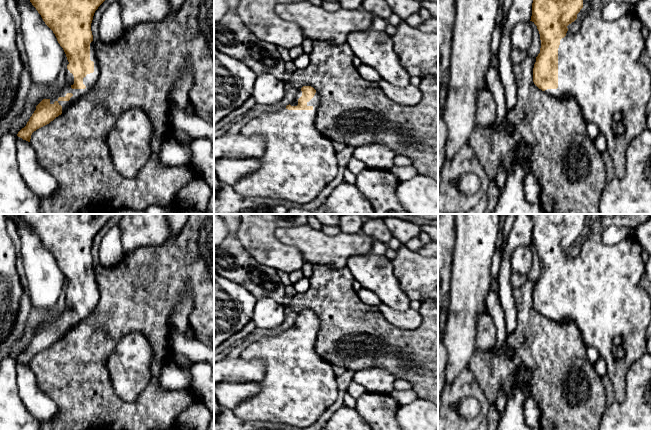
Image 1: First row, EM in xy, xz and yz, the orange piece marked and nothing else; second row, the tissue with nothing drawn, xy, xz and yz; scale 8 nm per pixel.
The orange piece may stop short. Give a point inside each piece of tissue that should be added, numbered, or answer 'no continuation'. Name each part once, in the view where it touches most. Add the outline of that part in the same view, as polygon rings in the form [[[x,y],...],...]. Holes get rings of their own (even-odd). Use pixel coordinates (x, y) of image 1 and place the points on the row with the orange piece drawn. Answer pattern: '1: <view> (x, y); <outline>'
1: xy (89, 81); [[[93,41],[90,43],[90,60],[94,62],[94,72],[87,74],[83,78],[83,84],[86,86],[85,89],[71,88],[71,86],[74,84],[74,76],[68,69],[66,69],[66,87],[63,90],[61,90],[59,94],[50,98],[50,104],[54,104],[54,102],[57,101],[59,105],[62,106],[62,113],[69,109],[80,97],[89,92],[98,80],[100,71],[98,60],[95,53],[95,43]],[[67,93],[73,94],[69,101],[58,100],[59,97],[65,97]]]

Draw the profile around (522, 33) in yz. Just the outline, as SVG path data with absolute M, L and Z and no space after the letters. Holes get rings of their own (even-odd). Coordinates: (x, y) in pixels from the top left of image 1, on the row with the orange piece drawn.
M522 21L516 24L511 31L511 44L513 48L528 52L532 45L533 28L532 24Z

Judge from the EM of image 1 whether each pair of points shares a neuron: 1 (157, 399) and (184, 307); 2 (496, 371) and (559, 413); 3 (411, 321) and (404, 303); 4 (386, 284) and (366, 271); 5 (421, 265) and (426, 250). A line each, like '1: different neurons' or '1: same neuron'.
1: different neurons
2: same neuron
3: different neurons
4: same neuron
5: different neurons

